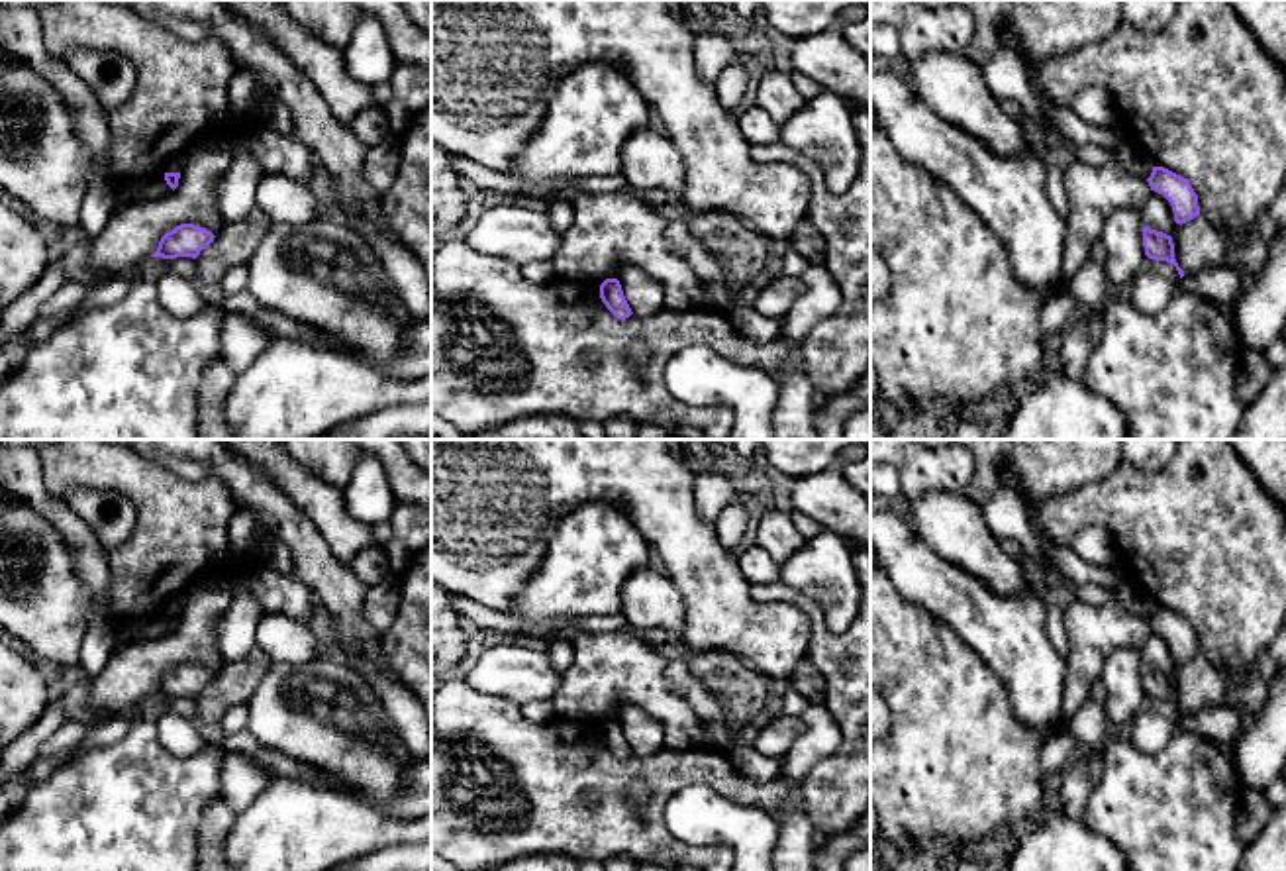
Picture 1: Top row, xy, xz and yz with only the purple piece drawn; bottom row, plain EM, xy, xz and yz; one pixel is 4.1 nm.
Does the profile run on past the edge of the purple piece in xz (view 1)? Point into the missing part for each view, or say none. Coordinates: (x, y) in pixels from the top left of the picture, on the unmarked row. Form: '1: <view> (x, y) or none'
1: none

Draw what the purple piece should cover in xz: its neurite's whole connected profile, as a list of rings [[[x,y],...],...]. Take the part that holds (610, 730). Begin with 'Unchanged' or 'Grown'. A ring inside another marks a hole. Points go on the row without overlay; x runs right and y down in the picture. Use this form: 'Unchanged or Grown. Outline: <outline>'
Unchanged. Outline: [[[606,718],[600,724],[600,738],[618,759],[625,759],[633,753],[618,718]]]

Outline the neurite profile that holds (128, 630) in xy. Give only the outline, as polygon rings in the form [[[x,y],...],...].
[[[165,612],[149,618],[122,618],[116,622],[120,645],[135,640],[163,640],[173,632],[174,630],[165,620]]]

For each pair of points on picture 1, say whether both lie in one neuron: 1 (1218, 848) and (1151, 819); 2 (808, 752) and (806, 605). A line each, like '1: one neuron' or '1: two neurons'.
1: one neuron
2: two neurons

